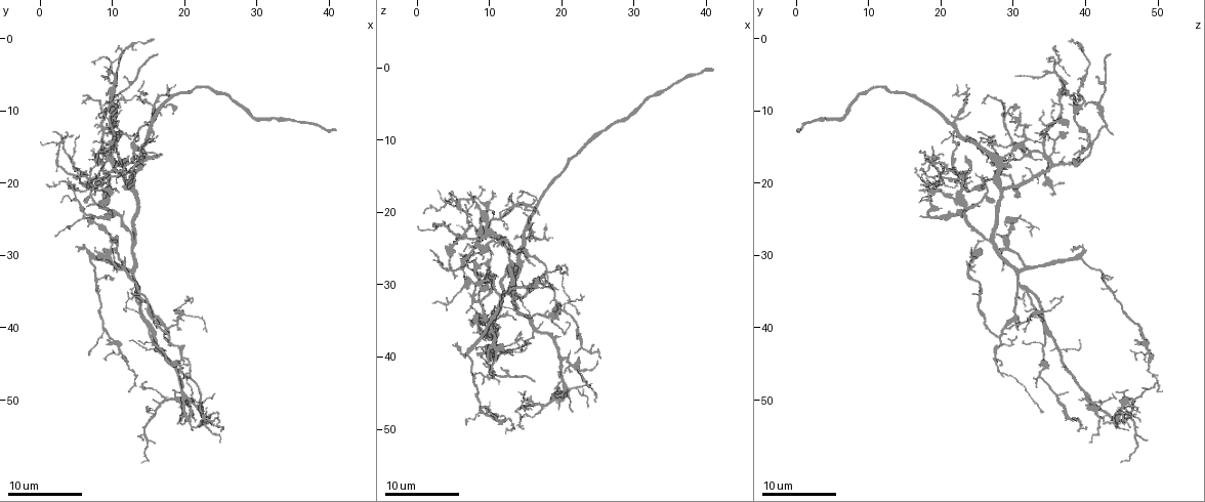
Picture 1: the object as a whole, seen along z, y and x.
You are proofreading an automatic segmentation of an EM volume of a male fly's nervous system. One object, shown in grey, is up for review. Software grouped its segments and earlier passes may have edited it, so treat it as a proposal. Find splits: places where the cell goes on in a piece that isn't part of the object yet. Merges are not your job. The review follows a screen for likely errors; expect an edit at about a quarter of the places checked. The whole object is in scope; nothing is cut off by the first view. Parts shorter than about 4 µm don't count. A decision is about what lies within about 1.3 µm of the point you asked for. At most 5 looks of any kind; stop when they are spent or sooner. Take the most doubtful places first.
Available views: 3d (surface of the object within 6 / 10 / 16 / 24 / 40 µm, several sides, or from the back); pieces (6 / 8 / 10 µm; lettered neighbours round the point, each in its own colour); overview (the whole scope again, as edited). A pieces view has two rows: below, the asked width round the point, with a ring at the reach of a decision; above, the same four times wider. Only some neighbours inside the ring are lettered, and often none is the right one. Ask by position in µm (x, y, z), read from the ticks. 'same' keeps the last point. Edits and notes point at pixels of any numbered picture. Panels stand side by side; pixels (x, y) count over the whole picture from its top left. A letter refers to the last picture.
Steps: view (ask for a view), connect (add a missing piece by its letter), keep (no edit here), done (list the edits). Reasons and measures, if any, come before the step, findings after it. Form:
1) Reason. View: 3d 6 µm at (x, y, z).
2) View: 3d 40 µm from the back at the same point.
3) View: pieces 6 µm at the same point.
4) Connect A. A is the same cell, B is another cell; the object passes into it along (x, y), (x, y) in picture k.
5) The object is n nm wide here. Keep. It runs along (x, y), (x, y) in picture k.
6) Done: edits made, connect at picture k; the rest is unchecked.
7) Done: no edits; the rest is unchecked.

View: pieces 8 µm at (41.0, 13.0, 0.0).

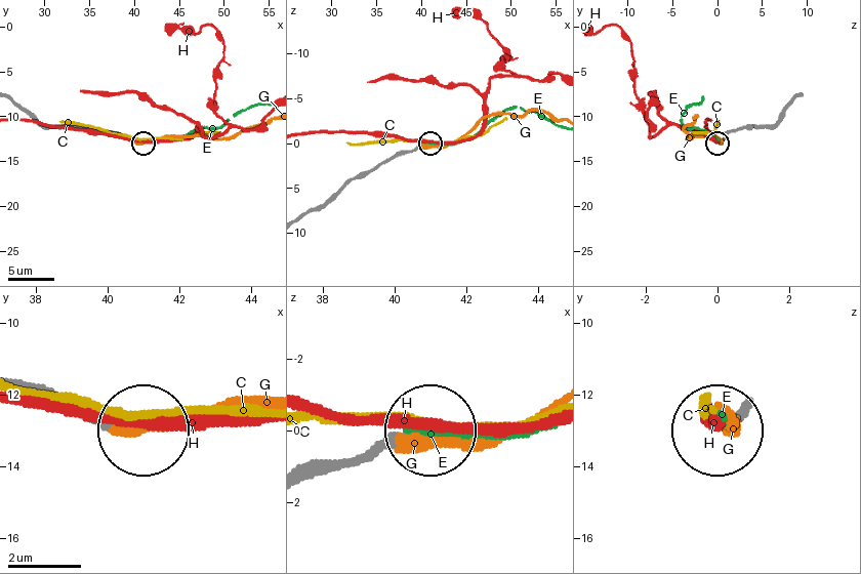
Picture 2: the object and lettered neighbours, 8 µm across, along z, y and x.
Connect G. G is the same cell, C, E and H are other cells; the object passes into it along (313, 478), (392, 444), (465, 444), (548, 416) in picture 2; it goes on there.

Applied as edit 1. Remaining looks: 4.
View: overview.

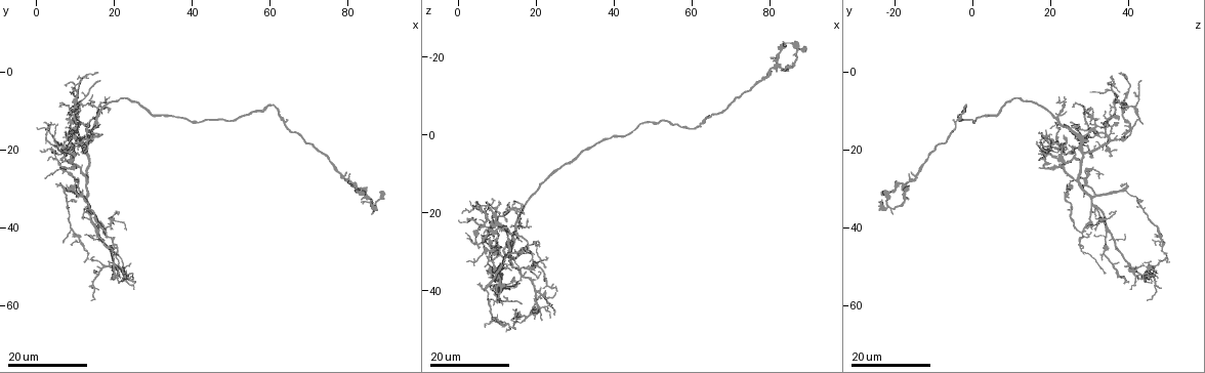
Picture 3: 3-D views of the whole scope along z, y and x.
Branch stops here. View: 3d 24 µm at (6.5, 22.5, 27.5).

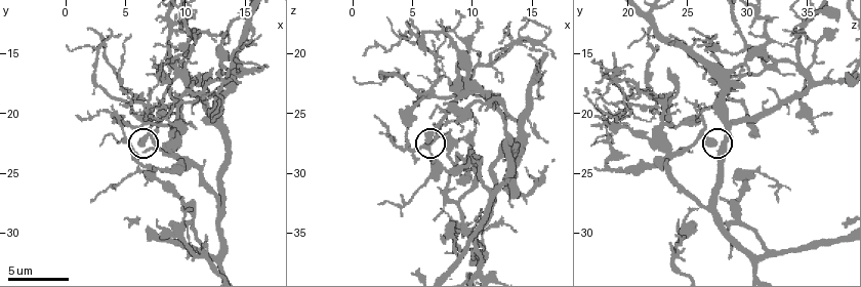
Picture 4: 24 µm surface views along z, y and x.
View: 3d 6 µm at (6.4, 22.6, 27.2).

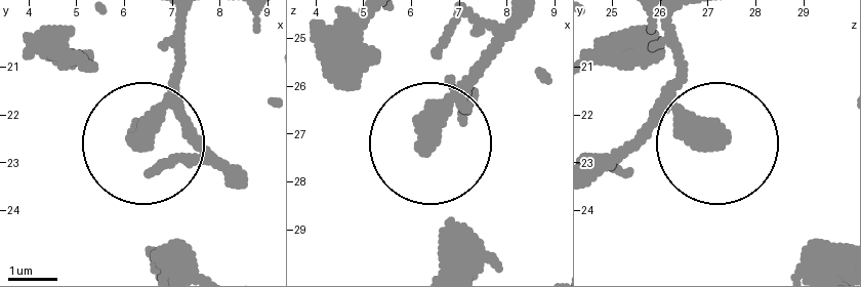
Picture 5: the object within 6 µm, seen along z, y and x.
View: pieces 6 µm at (6.30, 22.50, 27.30).

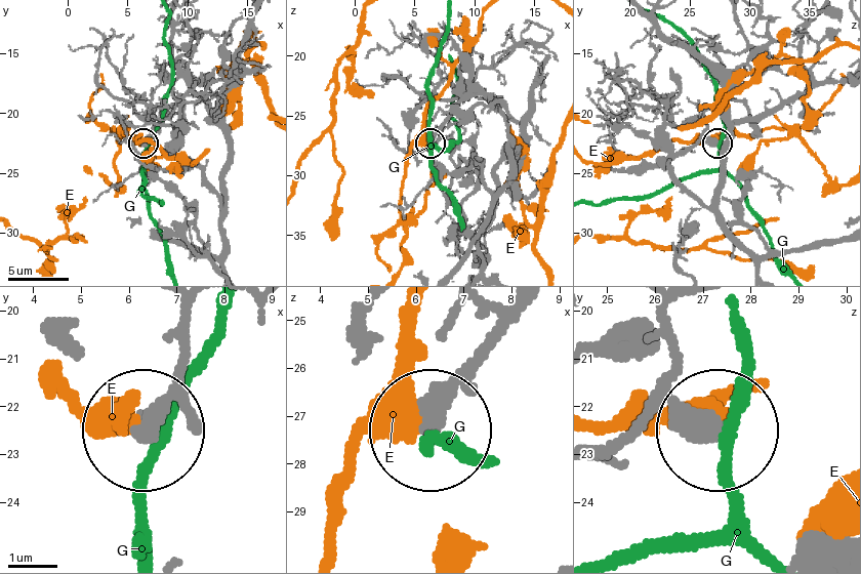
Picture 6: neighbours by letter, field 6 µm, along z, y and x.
Keep. E and G are other cells; it runs along (529, 305), (439, 424) in picture 6; no lettered piece goes on from it.

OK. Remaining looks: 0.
Done: edits made, connect at picture 2; the rest is unchecked.

